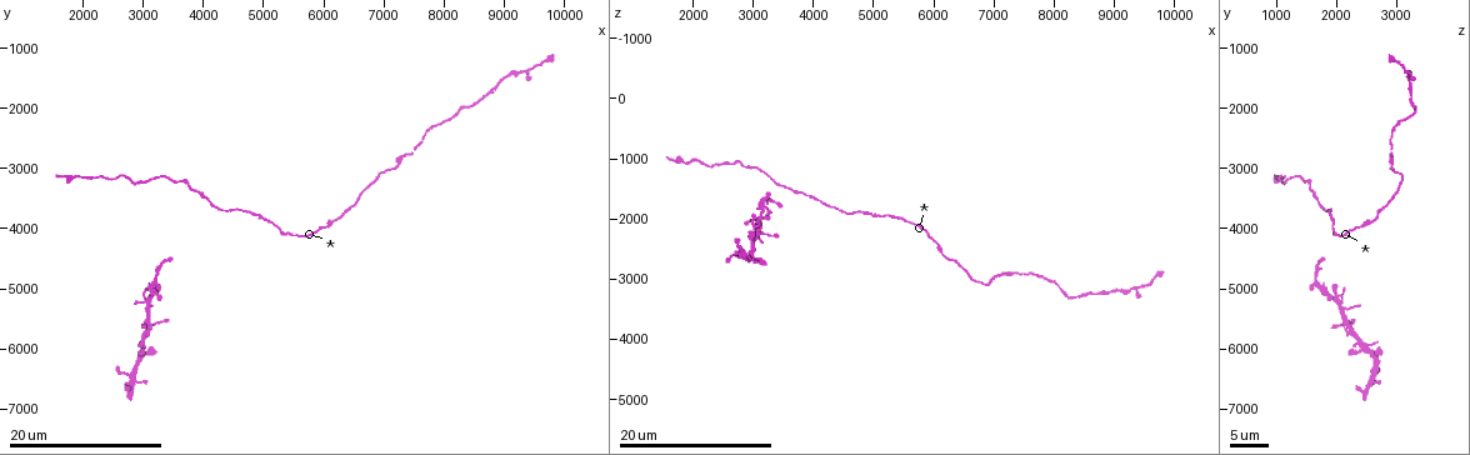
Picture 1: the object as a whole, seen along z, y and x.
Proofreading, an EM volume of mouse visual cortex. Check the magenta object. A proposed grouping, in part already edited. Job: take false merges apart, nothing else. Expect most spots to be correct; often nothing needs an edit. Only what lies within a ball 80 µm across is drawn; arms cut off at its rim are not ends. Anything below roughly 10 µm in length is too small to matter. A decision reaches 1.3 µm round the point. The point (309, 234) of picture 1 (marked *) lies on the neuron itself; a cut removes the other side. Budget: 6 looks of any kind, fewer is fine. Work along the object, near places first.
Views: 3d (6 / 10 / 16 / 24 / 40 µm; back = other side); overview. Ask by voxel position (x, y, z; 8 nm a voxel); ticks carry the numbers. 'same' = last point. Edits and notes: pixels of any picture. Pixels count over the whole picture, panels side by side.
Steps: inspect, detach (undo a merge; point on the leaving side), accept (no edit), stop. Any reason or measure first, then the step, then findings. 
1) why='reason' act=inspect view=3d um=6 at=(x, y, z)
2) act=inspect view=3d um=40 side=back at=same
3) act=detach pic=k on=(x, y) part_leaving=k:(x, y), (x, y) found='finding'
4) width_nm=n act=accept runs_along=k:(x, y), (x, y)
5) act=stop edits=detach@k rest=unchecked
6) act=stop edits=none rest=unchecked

act=inspect view=3d um=16 at=(4200, 3650, 1750)

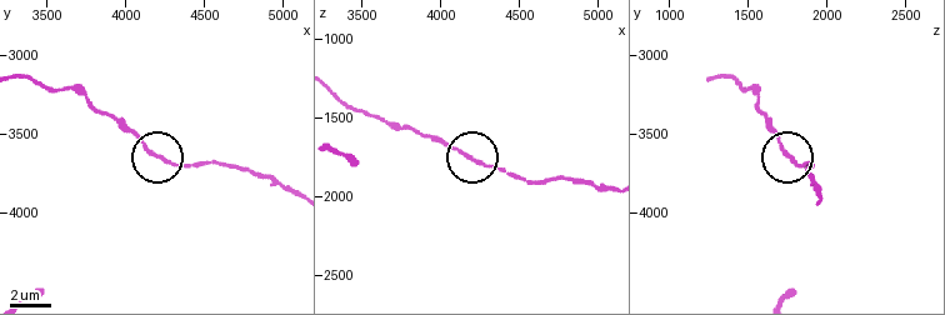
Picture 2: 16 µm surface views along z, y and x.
why='zoom in' act=inspect view=3d um=10 at=(4180, 3640, 1740)

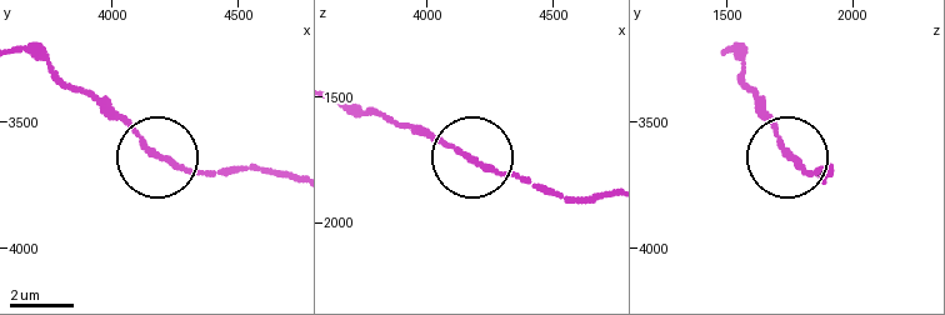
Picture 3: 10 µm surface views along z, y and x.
act=accept runs_along=3:(289, 176), (248, 166), (208, 174), (168, 164), (98, 96) found='one neuron here'

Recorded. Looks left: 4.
why='four-way junction' act=inspect view=3d um=24 at=(3200, 4950, 1700)

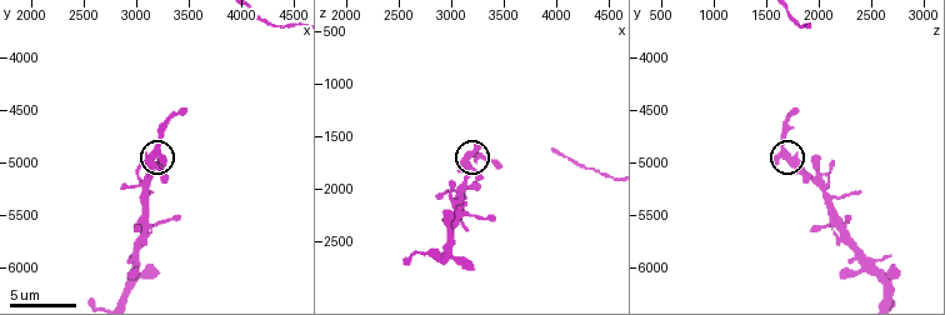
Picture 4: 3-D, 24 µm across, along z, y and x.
act=inspect view=3d um=6 at=(3160, 4920, 1660)

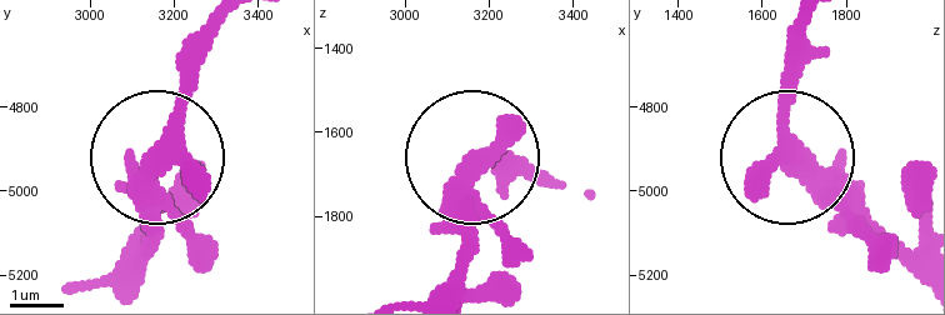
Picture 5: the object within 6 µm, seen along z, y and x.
act=inspect view=3d um=6 side=back at=(3185, 4900, 1675)

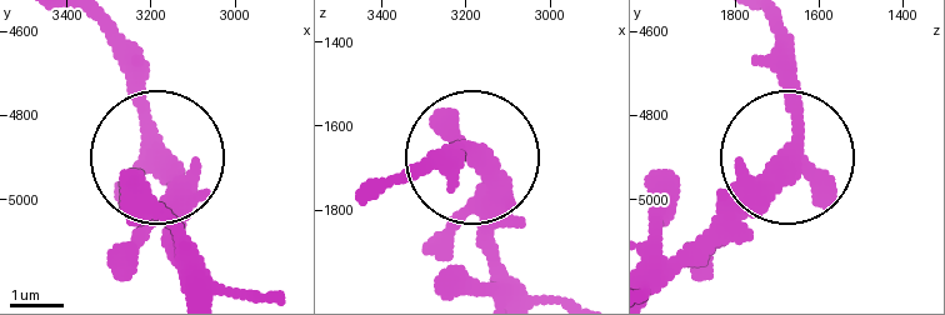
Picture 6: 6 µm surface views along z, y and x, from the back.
width_nm=310 act=accept found='continuous, no second neuron'

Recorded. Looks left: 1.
act=stop edits=none rest=unchecked

